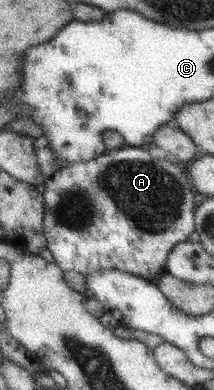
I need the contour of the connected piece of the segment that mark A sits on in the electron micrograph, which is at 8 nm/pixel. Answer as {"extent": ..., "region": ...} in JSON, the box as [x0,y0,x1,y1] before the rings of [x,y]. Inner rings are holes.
{"extent":[41,147,196,281],"region":[[[138,147],[107,150],[88,162],[68,165],[46,178],[41,189],[45,248],[62,272],[80,272],[86,277],[90,272],[120,270],[151,281],[164,270],[172,247],[187,241],[188,235],[195,231],[193,213],[196,205],[192,203],[192,191],[189,174],[182,173],[178,165],[152,159]]]}

